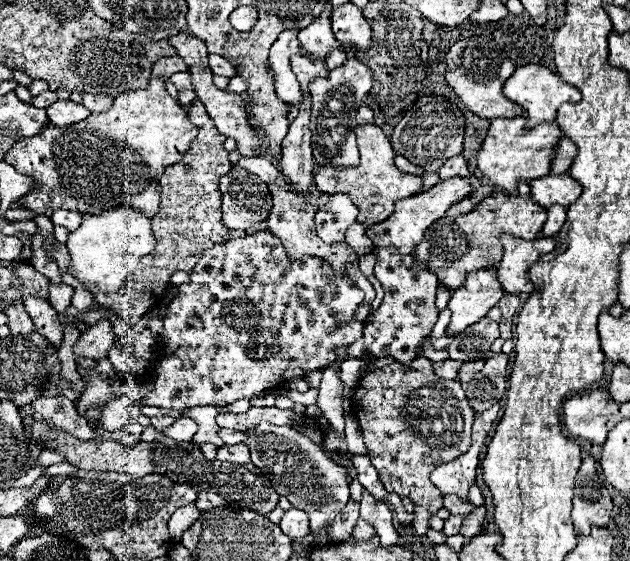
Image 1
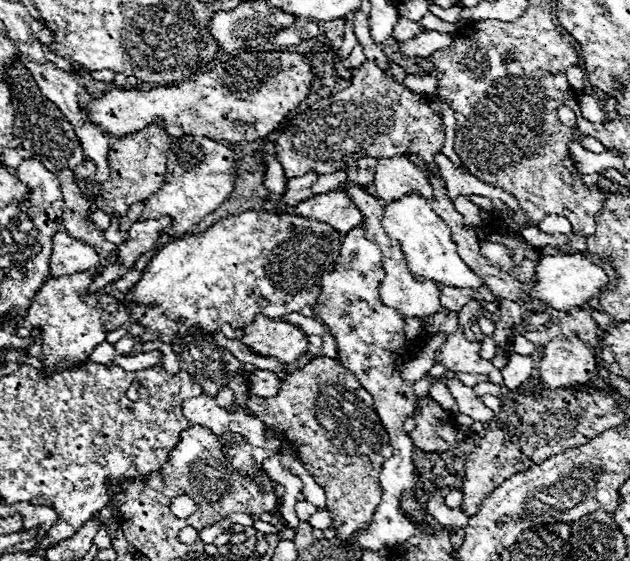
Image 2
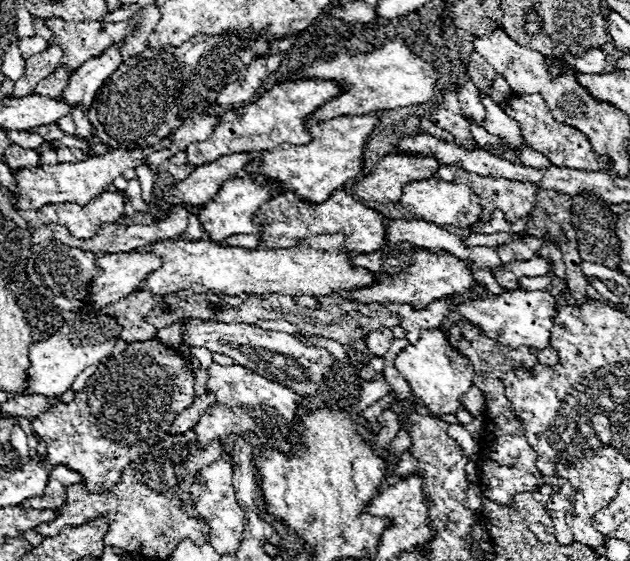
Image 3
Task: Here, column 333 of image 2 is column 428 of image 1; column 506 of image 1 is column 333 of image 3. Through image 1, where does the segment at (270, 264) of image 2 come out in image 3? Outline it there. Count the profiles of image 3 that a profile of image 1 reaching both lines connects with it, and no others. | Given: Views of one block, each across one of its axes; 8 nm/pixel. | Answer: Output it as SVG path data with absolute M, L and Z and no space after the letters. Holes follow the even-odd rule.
M342 188L322 204L310 204L306 200L292 196L292 192L274 196L268 204L260 208L256 220L264 222L264 232L260 234L260 240L268 248L286 248L286 246L298 244L298 240L306 236L338 234L338 232L346 236L344 248L348 252L356 252L356 254L374 252L386 244L386 224L384 224L386 216L356 202Z

